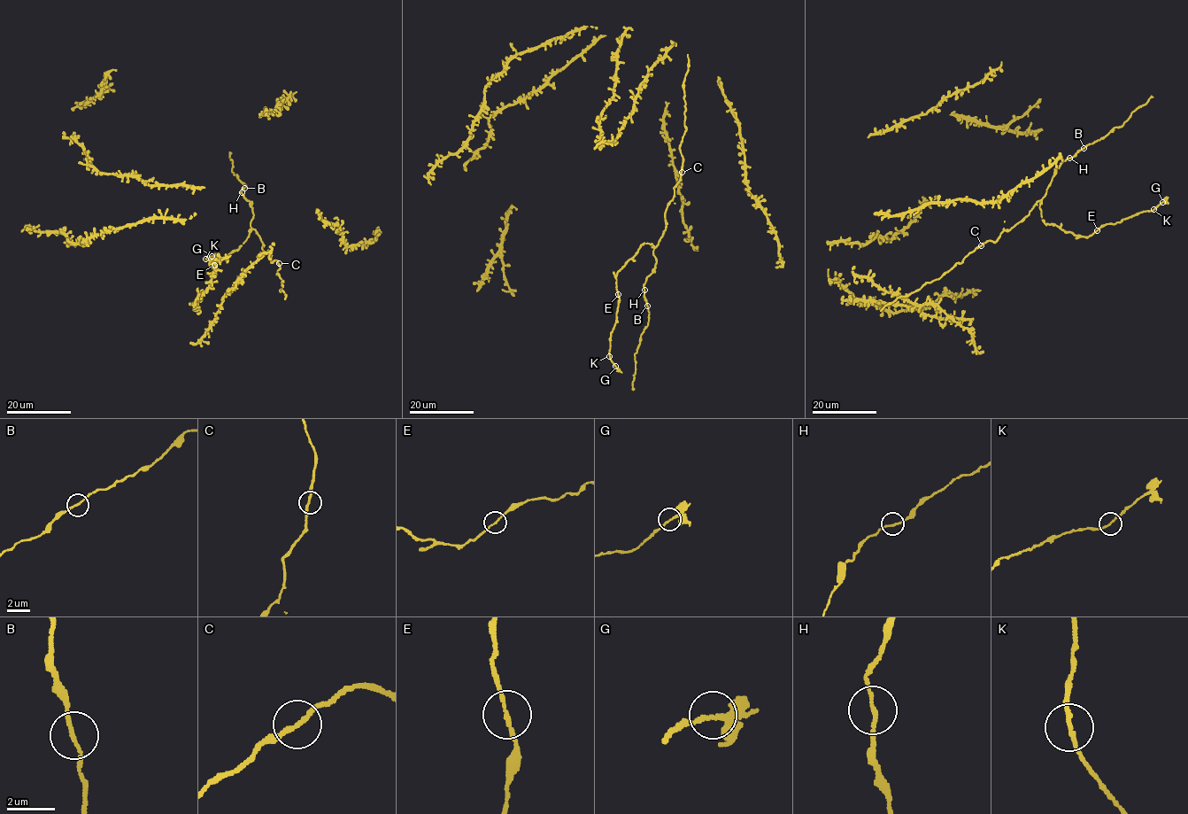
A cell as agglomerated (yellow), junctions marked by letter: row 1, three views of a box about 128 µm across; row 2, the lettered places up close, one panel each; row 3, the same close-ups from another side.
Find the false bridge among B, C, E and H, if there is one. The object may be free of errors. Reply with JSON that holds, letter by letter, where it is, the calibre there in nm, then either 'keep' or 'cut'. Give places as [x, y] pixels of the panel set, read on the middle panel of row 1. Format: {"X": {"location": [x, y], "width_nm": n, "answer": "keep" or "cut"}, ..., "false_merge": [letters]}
{"B": {"location": [647, 306], "width_nm": 150, "answer": "keep"}, "C": {"location": [682, 172], "width_nm": 200, "answer": "keep"}, "E": {"location": [618, 294], "width_nm": 140, "answer": "keep"}, "H": {"location": [644, 290], "width_nm": 140, "answer": "keep"}, "false_merge": []}

